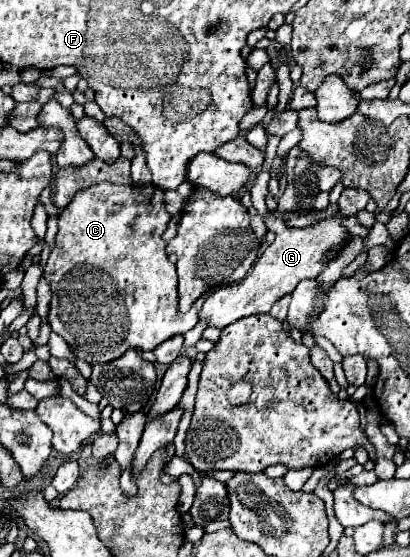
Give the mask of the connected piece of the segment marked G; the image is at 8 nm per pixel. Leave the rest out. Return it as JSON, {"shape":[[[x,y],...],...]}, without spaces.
{"shape":[[[275,135],[267,136],[267,146],[265,150],[265,161],[261,173],[256,178],[256,184],[251,188],[252,205],[261,214],[261,218],[265,222],[265,226],[269,231],[276,234],[275,242],[271,246],[267,246],[263,250],[263,254],[257,258],[257,262],[251,266],[251,272],[229,286],[221,286],[215,288],[207,294],[203,308],[199,312],[201,320],[209,320],[209,326],[215,328],[225,328],[235,320],[241,320],[245,316],[251,314],[261,314],[261,312],[269,312],[271,306],[285,294],[291,294],[295,290],[295,286],[305,280],[305,278],[317,278],[333,260],[329,256],[329,252],[337,254],[343,250],[347,238],[351,236],[349,230],[343,226],[343,222],[347,220],[341,212],[337,212],[331,218],[321,220],[319,224],[311,226],[311,228],[288,228],[283,220],[279,220],[268,213],[265,197],[268,193],[268,182],[271,178],[270,168],[276,156],[276,151],[281,138]]]}

